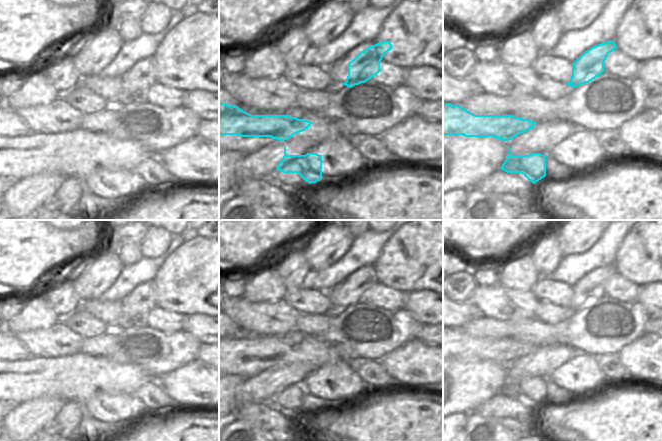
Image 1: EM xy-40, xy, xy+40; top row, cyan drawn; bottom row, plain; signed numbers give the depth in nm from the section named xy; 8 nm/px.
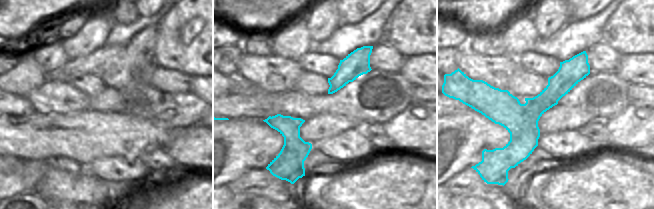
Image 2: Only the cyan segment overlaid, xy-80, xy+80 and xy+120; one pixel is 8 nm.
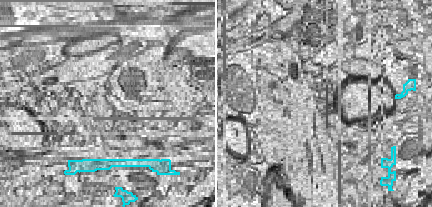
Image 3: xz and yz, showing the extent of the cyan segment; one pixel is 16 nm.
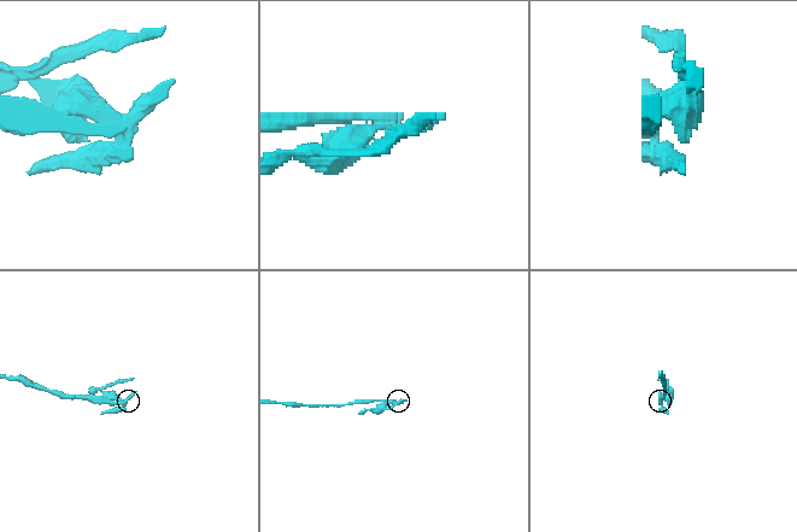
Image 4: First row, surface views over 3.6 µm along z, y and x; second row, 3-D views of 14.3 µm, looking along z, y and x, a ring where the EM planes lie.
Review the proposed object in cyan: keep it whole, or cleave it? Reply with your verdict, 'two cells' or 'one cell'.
two cells

